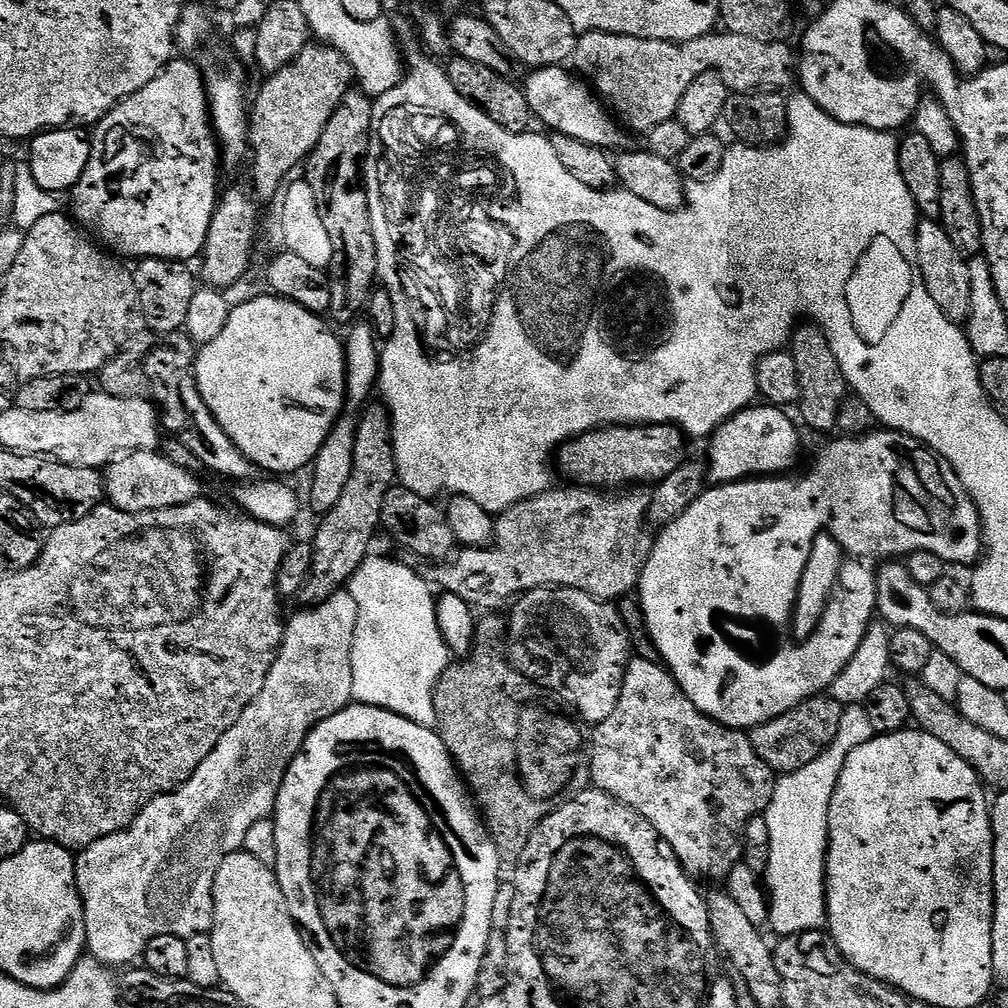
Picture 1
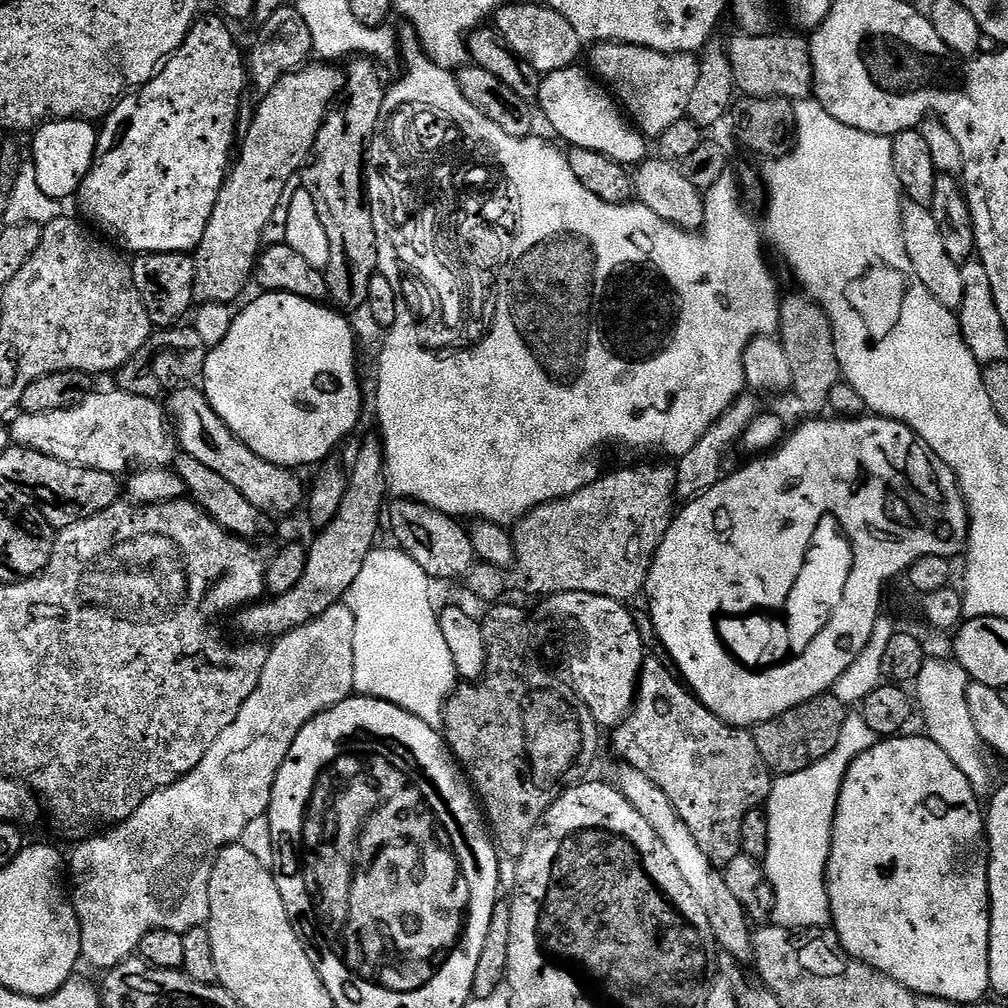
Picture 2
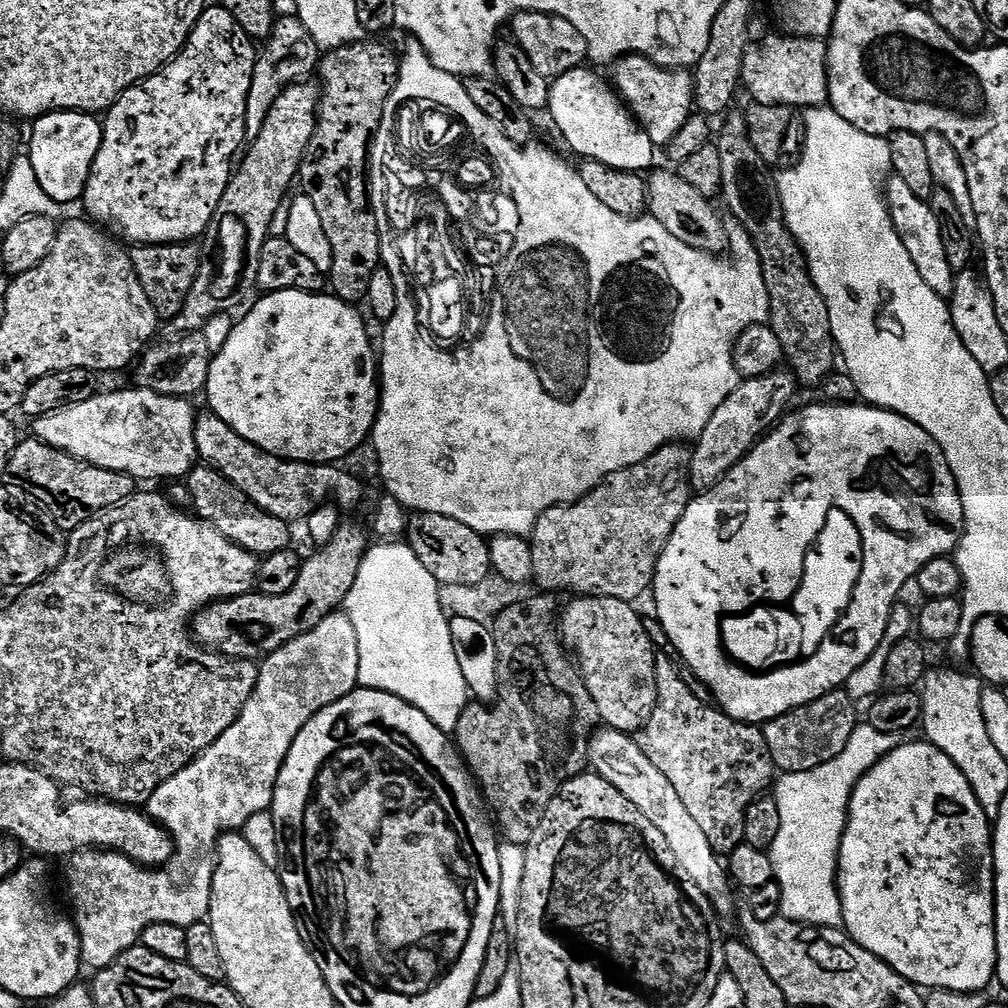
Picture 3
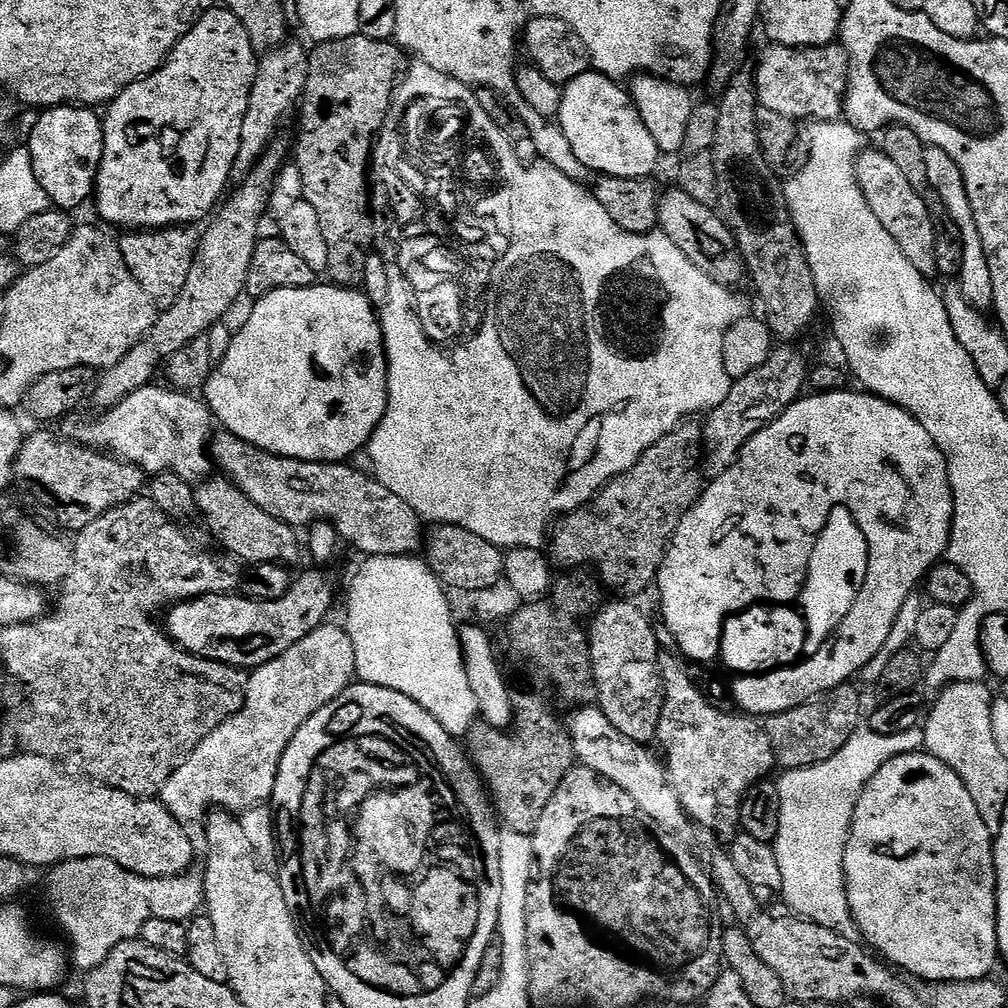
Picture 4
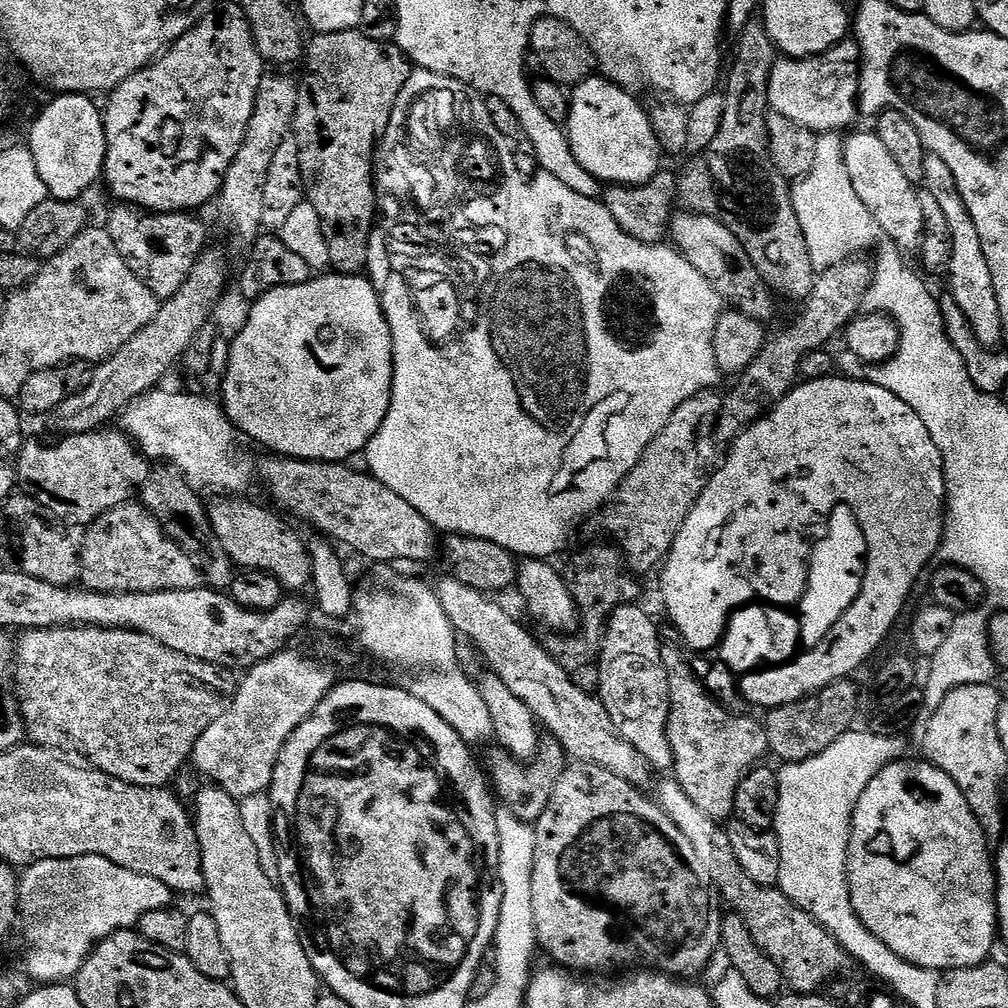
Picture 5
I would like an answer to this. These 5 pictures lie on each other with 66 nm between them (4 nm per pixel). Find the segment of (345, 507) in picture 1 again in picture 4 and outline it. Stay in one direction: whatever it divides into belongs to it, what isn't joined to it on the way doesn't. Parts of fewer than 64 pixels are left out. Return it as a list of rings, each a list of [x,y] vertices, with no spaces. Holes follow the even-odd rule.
[[[323,571],[304,572],[297,575],[292,581],[290,590],[282,594],[277,600],[252,600],[243,594],[225,594],[223,592],[212,592],[209,596],[196,596],[193,600],[186,600],[171,605],[167,609],[168,625],[166,631],[172,639],[173,644],[185,652],[198,658],[217,660],[223,664],[229,664],[231,668],[241,670],[255,670],[266,662],[286,654],[290,646],[302,642],[306,634],[320,627],[329,619],[328,611],[332,608],[332,592],[328,589],[328,580],[323,576]]]

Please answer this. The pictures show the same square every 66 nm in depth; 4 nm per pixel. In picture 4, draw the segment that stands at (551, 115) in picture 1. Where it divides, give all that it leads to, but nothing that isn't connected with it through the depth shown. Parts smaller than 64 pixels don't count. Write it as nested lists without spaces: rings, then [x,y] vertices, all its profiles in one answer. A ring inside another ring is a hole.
[[[589,70],[569,84],[563,85],[560,93],[558,131],[563,140],[570,142],[581,168],[588,169],[589,173],[643,180],[653,175],[652,171],[662,159],[662,153],[650,135],[650,130],[646,130],[646,122],[642,122],[631,95],[625,89],[623,92],[620,87],[617,81],[600,70]]]

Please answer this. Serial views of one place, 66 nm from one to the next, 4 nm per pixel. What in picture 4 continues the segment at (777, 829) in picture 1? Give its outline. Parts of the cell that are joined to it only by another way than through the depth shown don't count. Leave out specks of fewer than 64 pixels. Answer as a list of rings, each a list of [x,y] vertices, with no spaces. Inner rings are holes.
[[[920,726],[905,730],[902,734],[874,734],[867,730],[857,730],[857,732],[848,739],[846,746],[842,746],[842,750],[838,750],[834,754],[834,758],[830,758],[826,762],[815,764],[809,768],[794,768],[783,773],[784,777],[778,780],[780,790],[780,829],[774,841],[776,857],[778,858],[778,870],[782,870],[782,886],[778,892],[779,895],[784,895],[785,901],[783,900],[783,903],[787,905],[791,911],[795,912],[797,916],[803,916],[806,920],[812,920],[818,926],[826,926],[826,930],[834,930],[839,936],[852,938],[857,935],[856,923],[852,920],[852,911],[848,905],[848,891],[844,889],[844,851],[846,850],[846,842],[848,841],[848,831],[852,828],[852,815],[856,809],[856,803],[862,794],[862,790],[870,782],[870,778],[874,774],[878,774],[878,770],[882,770],[882,766],[886,766],[886,762],[890,762],[902,754],[919,752],[923,748],[924,730],[923,727]]]

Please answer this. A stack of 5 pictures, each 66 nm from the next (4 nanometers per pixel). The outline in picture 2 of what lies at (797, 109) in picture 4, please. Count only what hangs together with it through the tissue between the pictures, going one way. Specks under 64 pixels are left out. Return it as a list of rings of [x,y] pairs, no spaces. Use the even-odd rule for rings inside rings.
[[[736,34],[730,47],[730,59],[736,87],[745,97],[768,100],[771,96],[802,100],[813,95],[812,46],[800,36],[749,36]]]

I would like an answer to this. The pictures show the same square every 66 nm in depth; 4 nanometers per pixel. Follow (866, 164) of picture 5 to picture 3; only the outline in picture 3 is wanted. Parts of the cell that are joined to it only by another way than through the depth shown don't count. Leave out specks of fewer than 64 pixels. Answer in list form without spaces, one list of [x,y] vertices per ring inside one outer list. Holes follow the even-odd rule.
[[[895,174],[889,175],[886,180],[886,199],[888,213],[898,230],[898,238],[902,238],[902,246],[906,246],[906,254],[910,254],[918,274],[922,274],[922,282],[934,290],[934,294],[948,298],[951,297],[956,285],[956,273],[953,272],[950,262],[946,262],[946,246],[942,242],[942,226],[934,214],[931,203],[915,195],[913,191],[902,182],[902,178]]]

